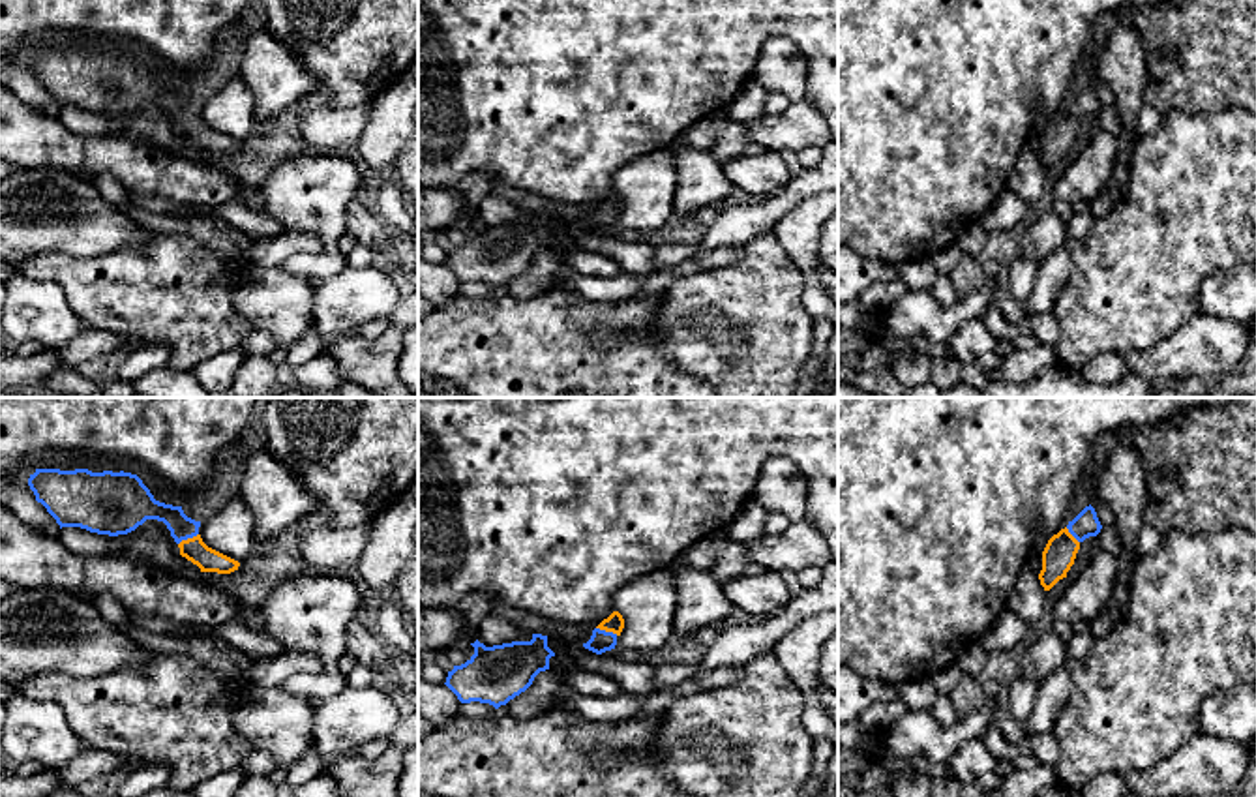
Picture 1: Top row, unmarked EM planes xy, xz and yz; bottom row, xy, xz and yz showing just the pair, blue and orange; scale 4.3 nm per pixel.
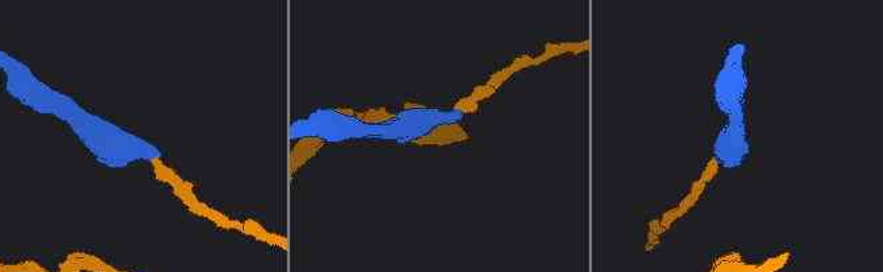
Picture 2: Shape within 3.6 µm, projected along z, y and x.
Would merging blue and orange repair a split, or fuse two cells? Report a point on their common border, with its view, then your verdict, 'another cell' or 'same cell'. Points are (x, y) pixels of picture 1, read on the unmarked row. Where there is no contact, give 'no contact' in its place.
meets blue in xz at (608, 212); same cell

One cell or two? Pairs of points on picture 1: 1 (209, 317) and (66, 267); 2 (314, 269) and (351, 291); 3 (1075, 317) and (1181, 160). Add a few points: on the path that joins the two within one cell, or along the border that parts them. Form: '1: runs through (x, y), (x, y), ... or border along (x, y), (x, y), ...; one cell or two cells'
1: runs through (173, 295), (102, 291); one cell
2: border along (347, 265), (315, 282); two cells
3: runs through (1114, 278), (1180, 212), (1180, 199); one cell

